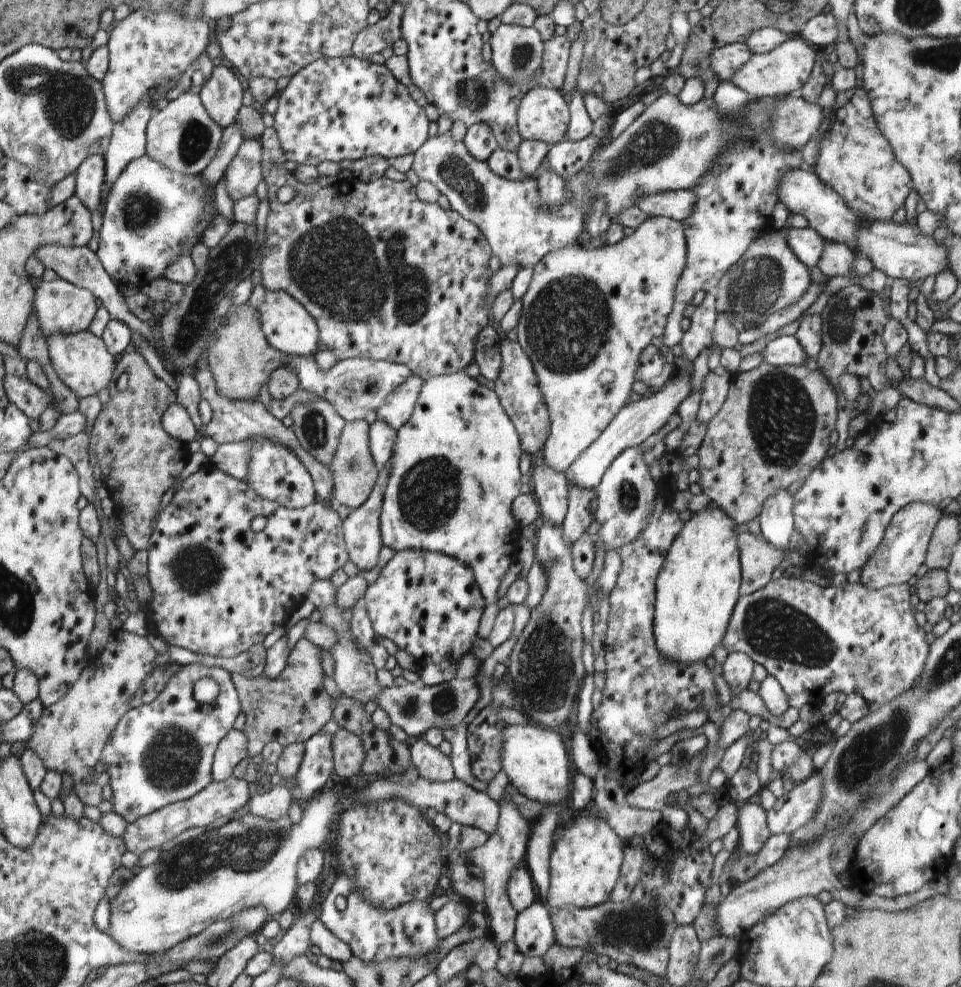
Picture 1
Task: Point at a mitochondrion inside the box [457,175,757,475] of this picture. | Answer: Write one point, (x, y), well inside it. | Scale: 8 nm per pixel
(568, 322)

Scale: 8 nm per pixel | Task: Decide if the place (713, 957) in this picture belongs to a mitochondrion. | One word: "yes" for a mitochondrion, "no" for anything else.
yes

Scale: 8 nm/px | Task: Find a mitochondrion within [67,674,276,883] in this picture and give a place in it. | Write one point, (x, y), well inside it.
(171, 760)

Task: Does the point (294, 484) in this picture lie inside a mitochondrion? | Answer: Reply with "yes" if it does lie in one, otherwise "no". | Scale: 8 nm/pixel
no

